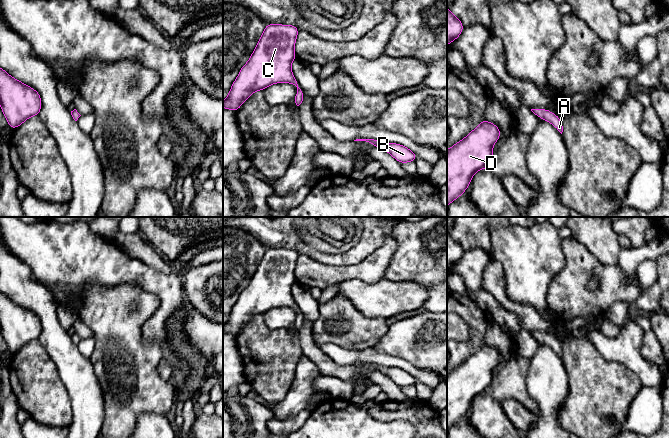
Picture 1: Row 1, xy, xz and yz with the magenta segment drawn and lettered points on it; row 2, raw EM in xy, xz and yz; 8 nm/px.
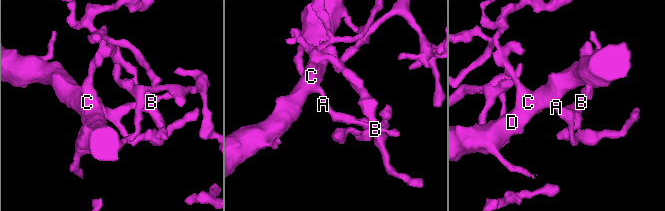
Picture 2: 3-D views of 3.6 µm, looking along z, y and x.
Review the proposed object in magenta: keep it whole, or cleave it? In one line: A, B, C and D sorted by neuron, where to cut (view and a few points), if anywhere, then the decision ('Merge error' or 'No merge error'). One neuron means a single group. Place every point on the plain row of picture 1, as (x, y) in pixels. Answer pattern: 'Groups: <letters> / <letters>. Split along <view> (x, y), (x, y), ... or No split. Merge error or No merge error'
Groups: A B C D. No split. No merge error

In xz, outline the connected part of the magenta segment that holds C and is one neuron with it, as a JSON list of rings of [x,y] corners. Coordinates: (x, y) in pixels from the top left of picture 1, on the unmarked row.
[[[266,248],[247,287],[240,293],[223,332],[236,336],[255,316],[275,307],[291,307],[297,313],[295,327],[303,325],[303,313],[291,294],[299,253],[295,249]]]

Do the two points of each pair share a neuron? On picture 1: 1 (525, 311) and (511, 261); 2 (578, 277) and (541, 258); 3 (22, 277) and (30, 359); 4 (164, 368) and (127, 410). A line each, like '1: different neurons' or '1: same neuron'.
1: different neurons
2: different neurons
3: different neurons
4: different neurons

